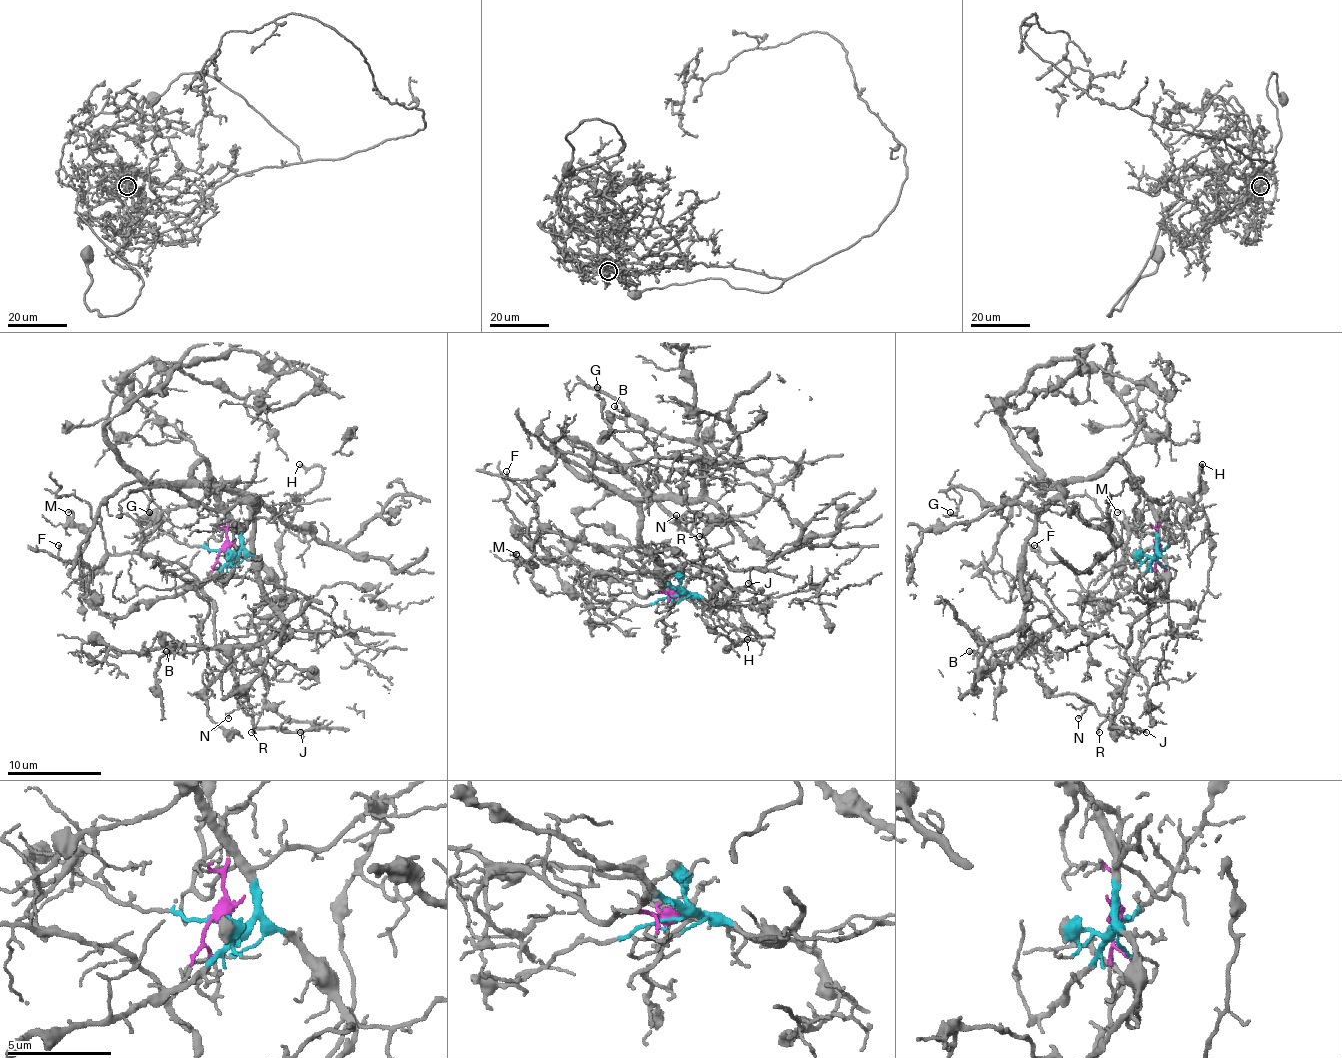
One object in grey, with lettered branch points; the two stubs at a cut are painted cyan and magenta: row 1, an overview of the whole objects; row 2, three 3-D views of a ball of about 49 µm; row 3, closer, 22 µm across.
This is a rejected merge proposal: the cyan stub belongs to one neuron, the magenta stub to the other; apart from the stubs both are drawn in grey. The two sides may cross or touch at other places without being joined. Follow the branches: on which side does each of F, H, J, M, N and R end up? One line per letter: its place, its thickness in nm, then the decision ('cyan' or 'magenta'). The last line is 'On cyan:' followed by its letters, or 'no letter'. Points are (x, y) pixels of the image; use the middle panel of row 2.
F: place (506, 471); calibre 110 nm; cyan
H: place (747, 639); calibre 180 nm; cyan
J: place (748, 583); calibre 130 nm; magenta
M: place (516, 554); calibre 130 nm; cyan
N: place (676, 515); calibre 120 nm; magenta
R: place (699, 536); calibre 110 nm; magenta
On cyan: F, H, M

